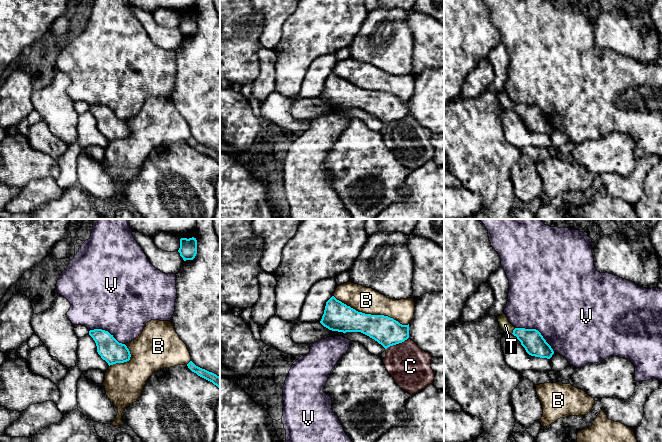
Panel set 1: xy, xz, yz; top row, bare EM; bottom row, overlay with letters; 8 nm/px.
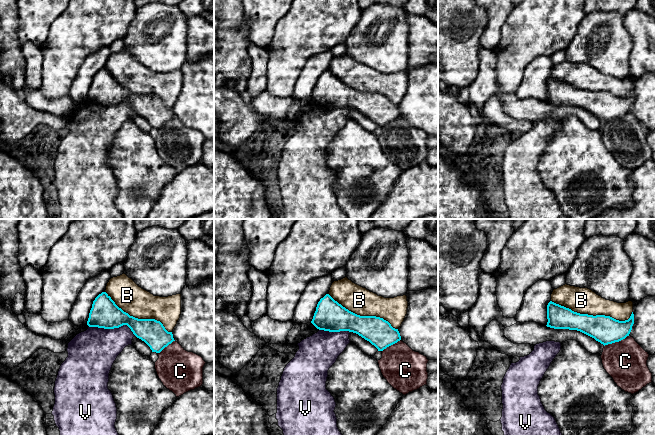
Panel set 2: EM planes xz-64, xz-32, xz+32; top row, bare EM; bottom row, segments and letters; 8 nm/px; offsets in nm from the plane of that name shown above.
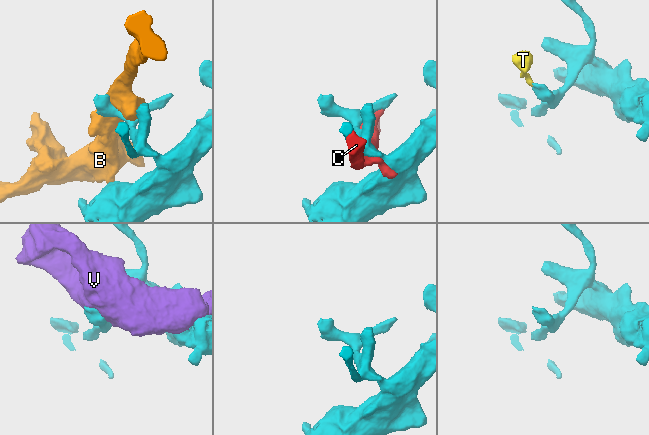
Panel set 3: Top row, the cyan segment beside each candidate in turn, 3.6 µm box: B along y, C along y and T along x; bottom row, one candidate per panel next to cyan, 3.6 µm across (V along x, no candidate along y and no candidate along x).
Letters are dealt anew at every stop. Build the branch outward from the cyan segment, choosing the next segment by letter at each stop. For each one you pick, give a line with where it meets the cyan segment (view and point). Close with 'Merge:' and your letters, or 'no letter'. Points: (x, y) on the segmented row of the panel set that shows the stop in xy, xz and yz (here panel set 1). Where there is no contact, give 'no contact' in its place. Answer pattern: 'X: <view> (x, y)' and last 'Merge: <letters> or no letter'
T: yz (513, 331)
Merge: T

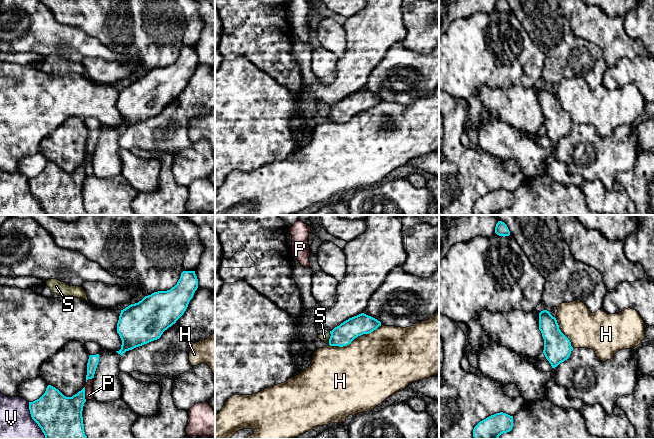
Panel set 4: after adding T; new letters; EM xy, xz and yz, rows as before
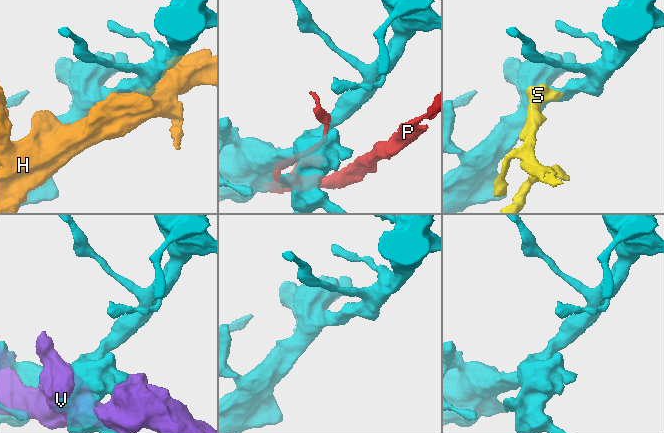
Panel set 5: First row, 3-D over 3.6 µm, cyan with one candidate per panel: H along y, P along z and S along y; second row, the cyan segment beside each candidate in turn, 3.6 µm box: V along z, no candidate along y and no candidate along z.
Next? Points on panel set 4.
Merge: no letter

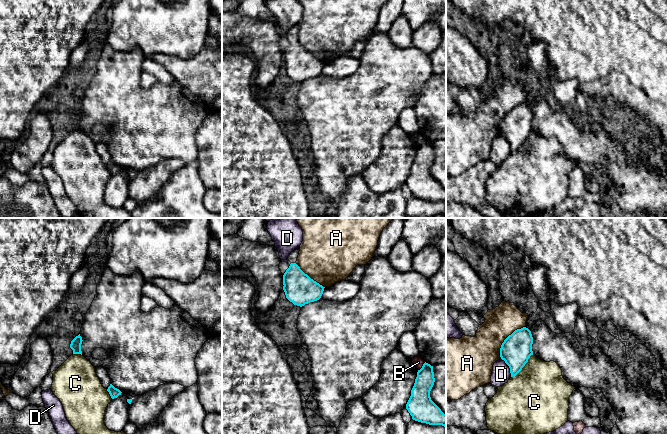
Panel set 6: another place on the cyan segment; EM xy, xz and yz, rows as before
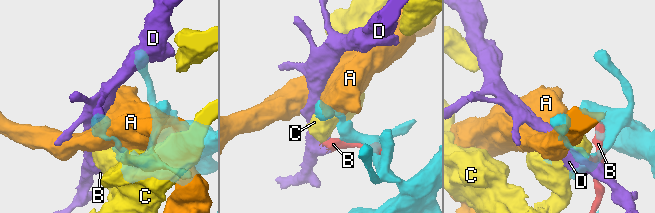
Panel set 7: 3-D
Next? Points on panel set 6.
Merge: no letter

